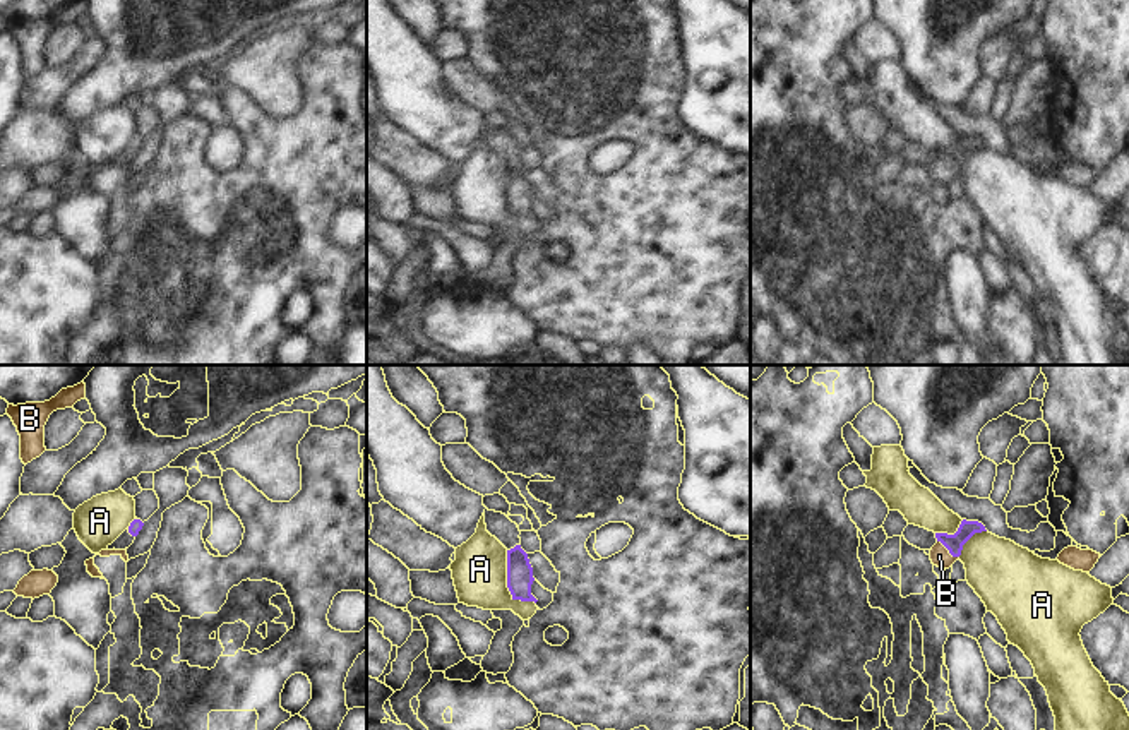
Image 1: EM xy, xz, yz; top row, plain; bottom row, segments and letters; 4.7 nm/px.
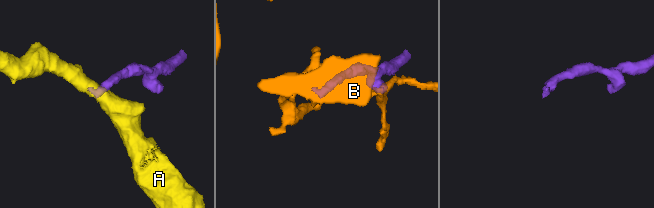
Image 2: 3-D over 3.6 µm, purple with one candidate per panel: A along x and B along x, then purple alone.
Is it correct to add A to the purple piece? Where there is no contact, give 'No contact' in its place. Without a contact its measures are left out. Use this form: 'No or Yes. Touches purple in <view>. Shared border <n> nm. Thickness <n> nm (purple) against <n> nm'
No. Touches purple in xz. Shared border 300 nm. Thickness 130 nm (purple) against 260 nm.

